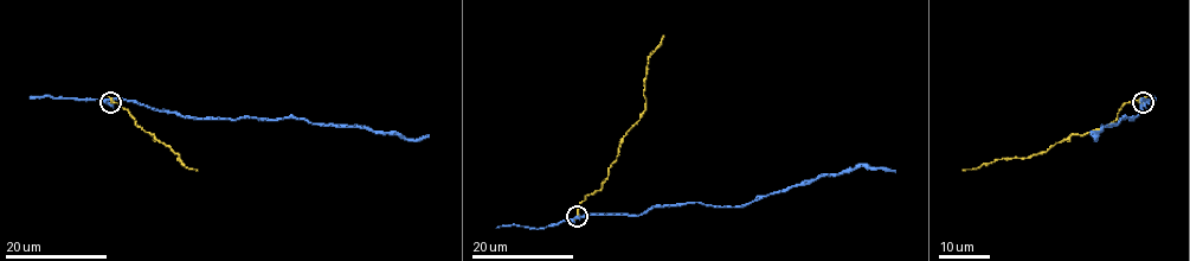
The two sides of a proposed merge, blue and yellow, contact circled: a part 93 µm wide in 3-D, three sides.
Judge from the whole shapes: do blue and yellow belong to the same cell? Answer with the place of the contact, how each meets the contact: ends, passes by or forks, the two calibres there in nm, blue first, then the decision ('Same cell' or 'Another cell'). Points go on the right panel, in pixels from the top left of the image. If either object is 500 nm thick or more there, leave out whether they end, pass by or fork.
Place: (1143, 102). At the ring blue passes by. At the ring yellow ends. Thickness 400 nm (blue) against 150 nm. Another cell

